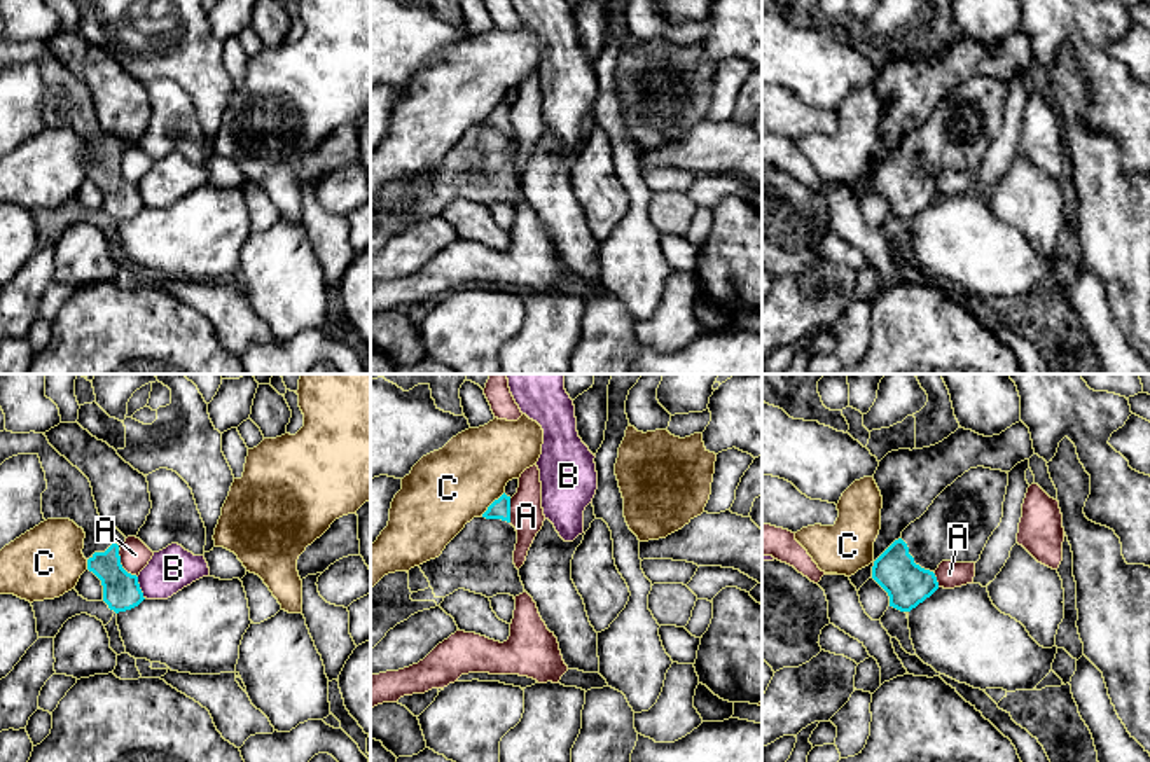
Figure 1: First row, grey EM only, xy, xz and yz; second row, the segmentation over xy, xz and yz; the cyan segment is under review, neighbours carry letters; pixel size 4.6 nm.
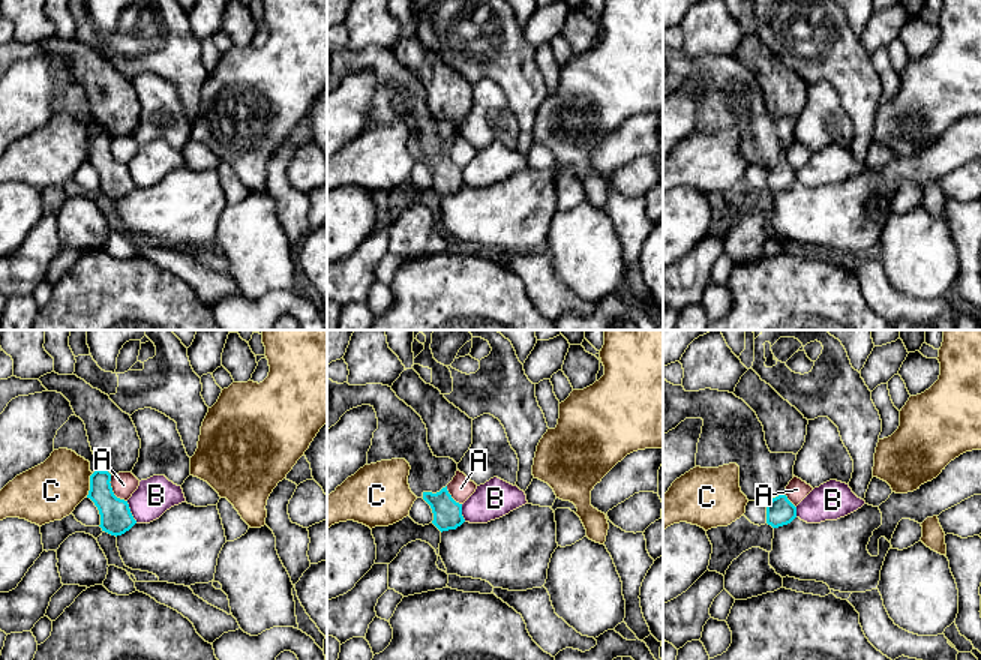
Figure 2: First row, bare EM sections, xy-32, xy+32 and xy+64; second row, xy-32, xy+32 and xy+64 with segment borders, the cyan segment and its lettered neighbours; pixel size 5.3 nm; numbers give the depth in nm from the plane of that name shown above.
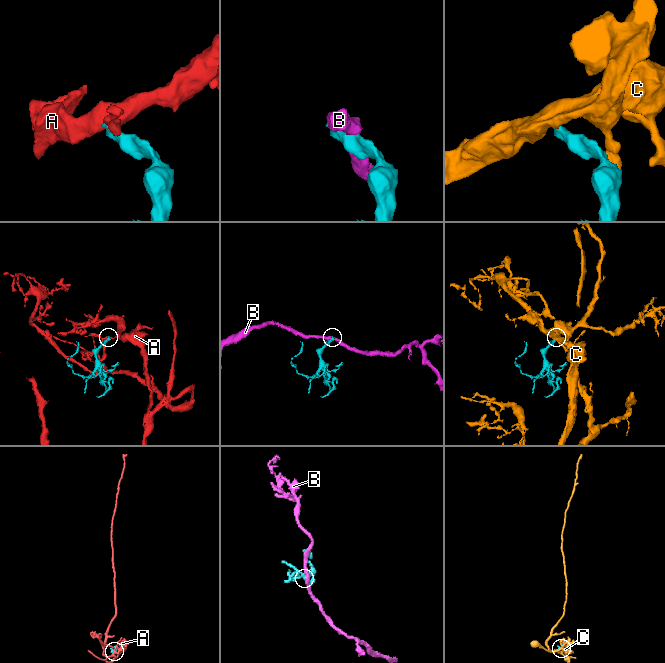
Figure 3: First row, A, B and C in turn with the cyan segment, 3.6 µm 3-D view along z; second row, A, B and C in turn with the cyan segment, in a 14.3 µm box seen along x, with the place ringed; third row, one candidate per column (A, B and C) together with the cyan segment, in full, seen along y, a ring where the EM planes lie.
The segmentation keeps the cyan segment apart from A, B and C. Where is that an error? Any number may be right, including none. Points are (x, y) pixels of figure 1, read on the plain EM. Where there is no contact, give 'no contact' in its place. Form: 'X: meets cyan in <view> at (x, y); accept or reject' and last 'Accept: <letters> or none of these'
A: meets cyan in xy at (121, 175); reject
B: meets cyan in xy at (138, 196); reject
C: meets cyan in xz at (491, 112); reject
Accept: none of these

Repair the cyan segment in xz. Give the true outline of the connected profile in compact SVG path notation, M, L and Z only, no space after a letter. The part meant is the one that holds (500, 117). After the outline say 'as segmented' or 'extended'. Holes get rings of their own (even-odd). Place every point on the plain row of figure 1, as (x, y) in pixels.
M505 101L495 108L488 119L482 122L482 126L486 128L502 128L510 131L510 105L507 105Z; as segmented

